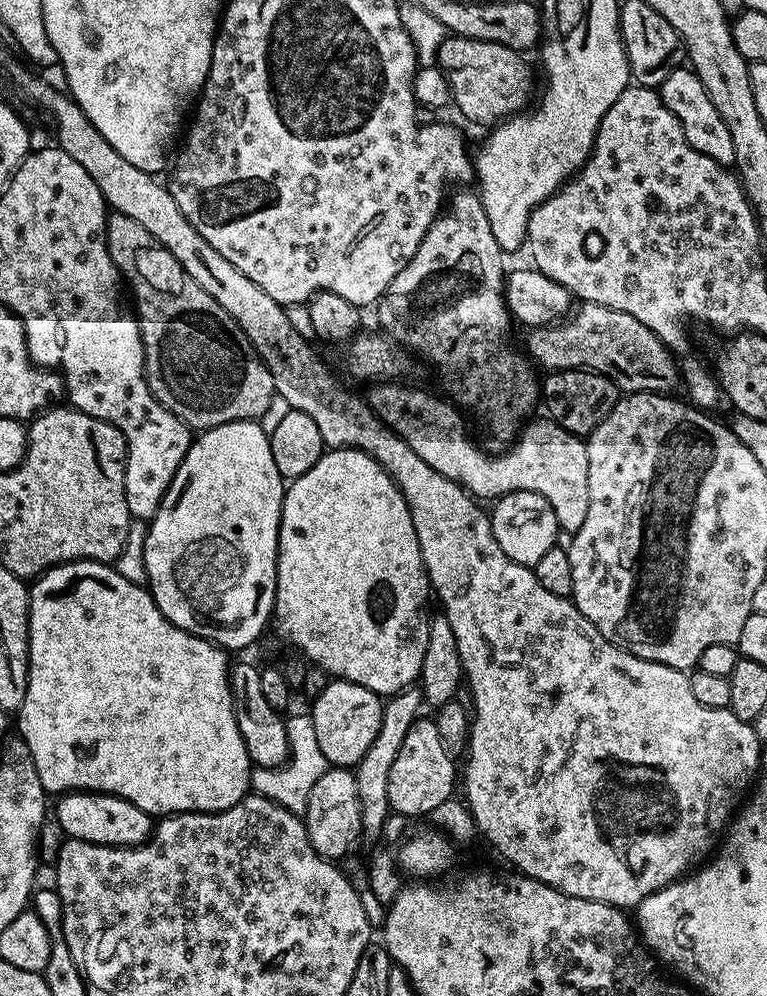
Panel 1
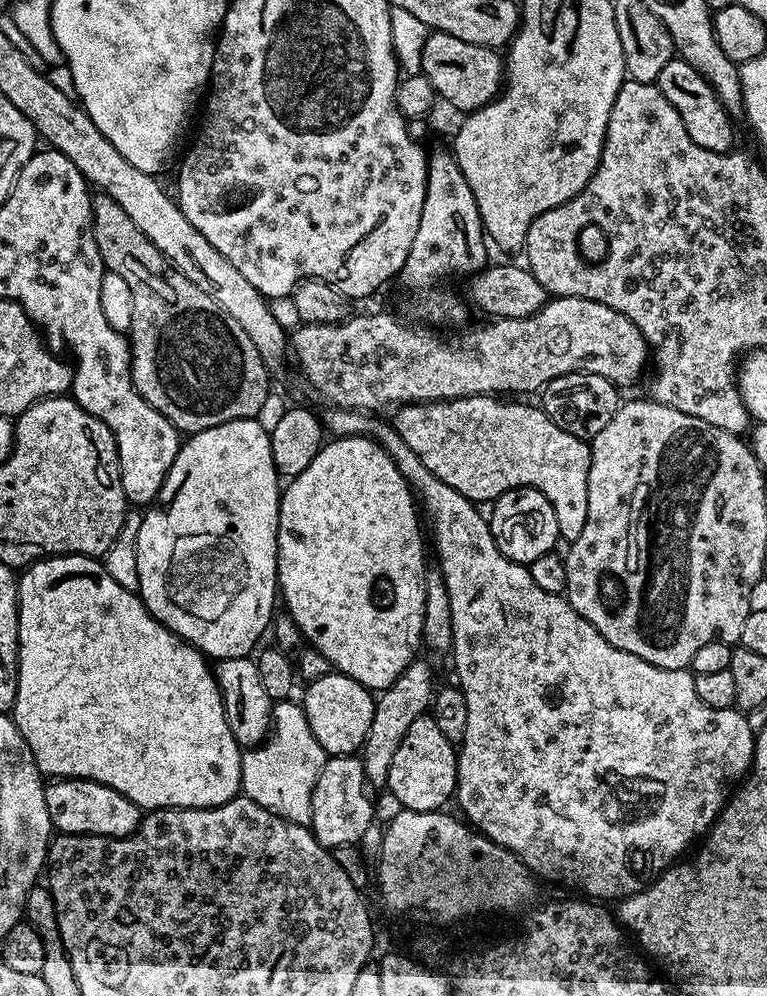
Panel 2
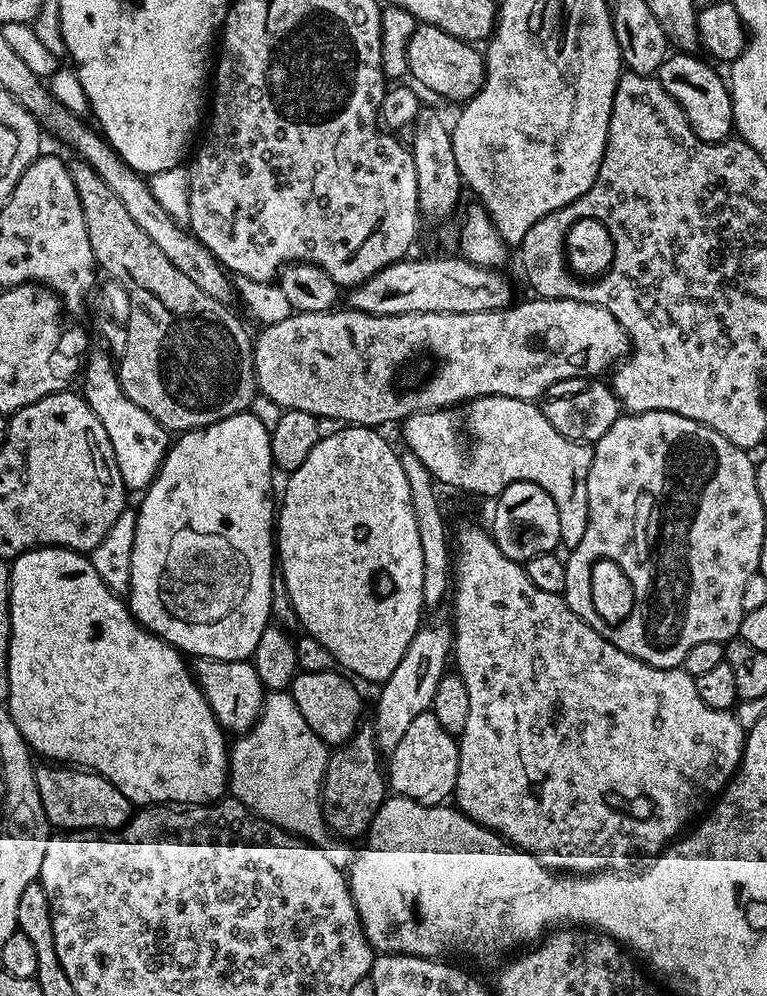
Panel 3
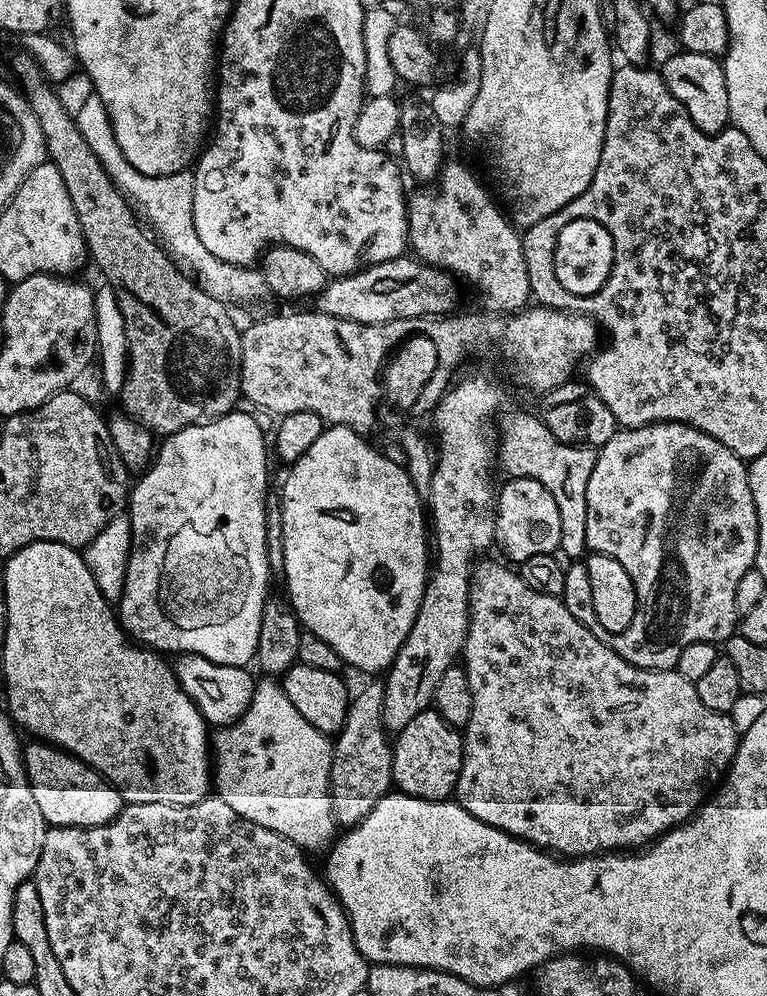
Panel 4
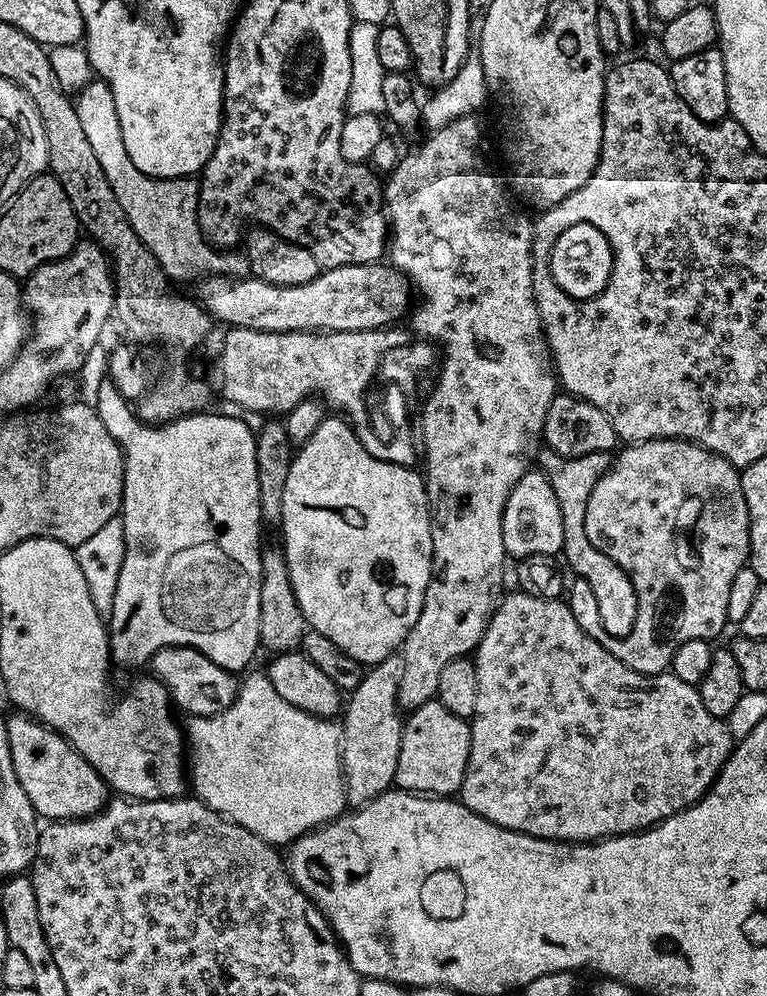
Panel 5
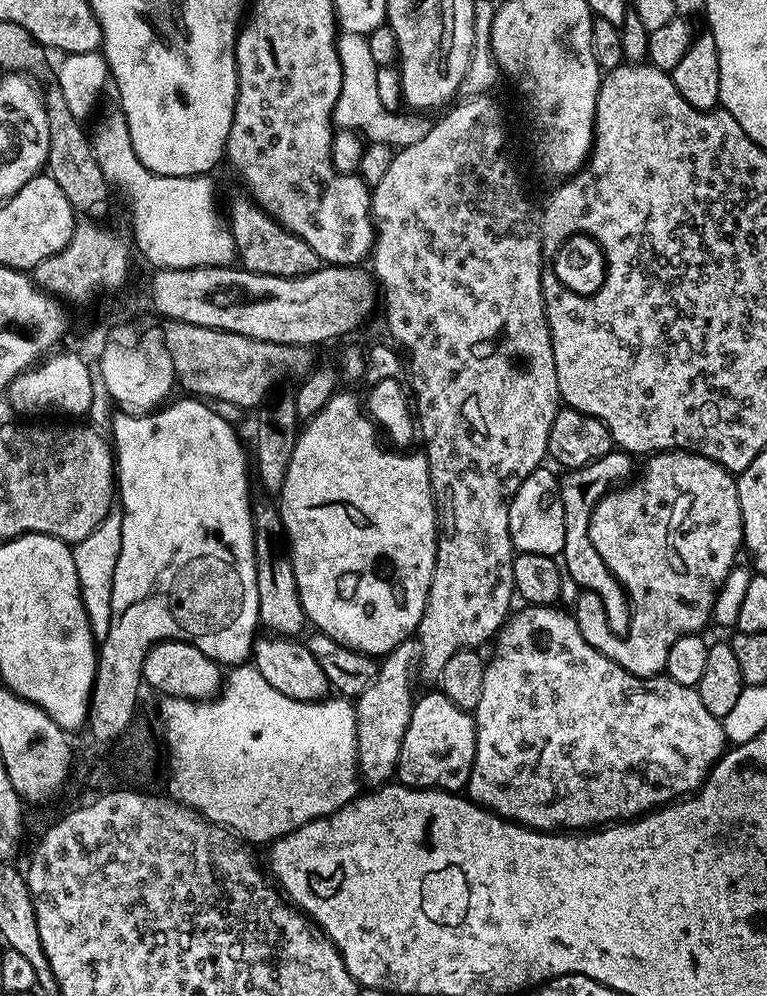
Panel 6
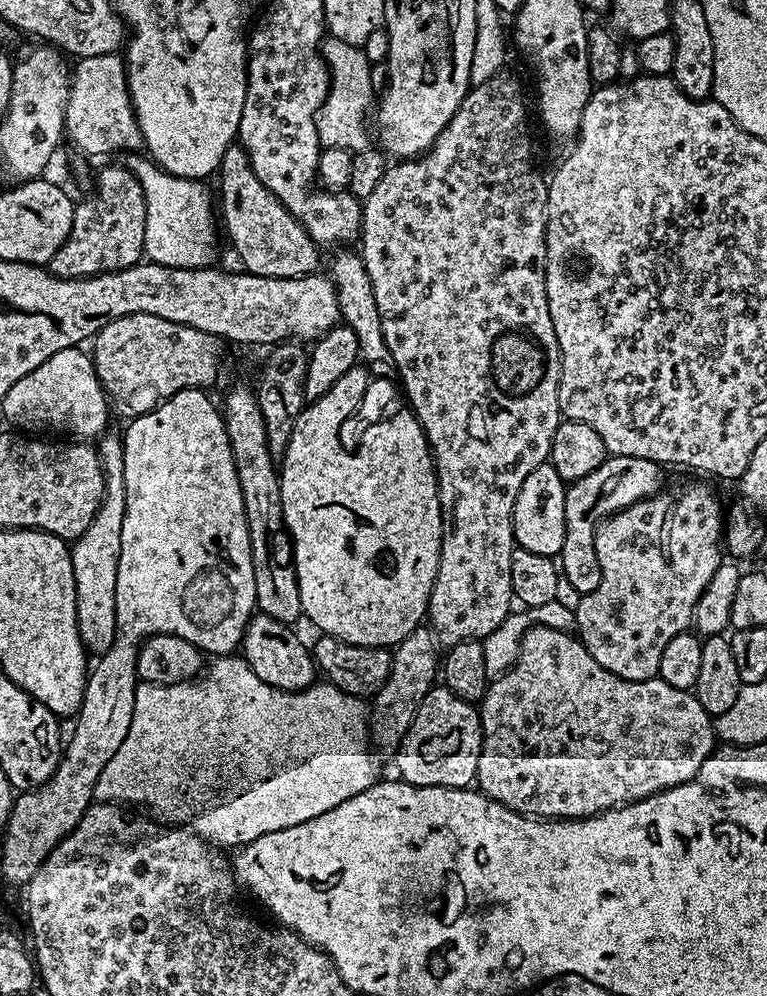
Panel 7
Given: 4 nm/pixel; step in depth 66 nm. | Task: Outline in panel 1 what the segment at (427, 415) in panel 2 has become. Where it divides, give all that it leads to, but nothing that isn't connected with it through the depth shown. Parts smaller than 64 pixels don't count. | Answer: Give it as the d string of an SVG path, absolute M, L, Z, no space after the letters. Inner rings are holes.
M396 382L373 383L366 399L374 414L378 414L378 418L398 434L398 438L406 441L422 462L455 484L461 484L481 501L492 502L508 492L537 492L550 502L556 515L556 527L561 533L582 530L586 510L590 510L590 458L588 445L581 437L567 432L550 418L533 419L525 423L516 439L511 441L509 452L491 456L472 441L460 417L461 409L451 399L392 383Z

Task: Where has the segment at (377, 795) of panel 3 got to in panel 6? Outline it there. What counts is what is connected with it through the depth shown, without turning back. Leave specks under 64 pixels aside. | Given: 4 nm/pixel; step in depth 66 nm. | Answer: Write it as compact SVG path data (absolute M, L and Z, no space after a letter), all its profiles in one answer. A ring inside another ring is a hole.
M414 638L404 640L394 650L390 650L387 656L379 661L374 682L362 690L362 694L355 697L356 710L356 771L359 779L368 783L368 786L383 786L397 775L400 767L400 751L402 750L402 738L406 738L406 726L410 726L410 714L414 703L412 696L412 679L418 676L420 662L420 643Z

